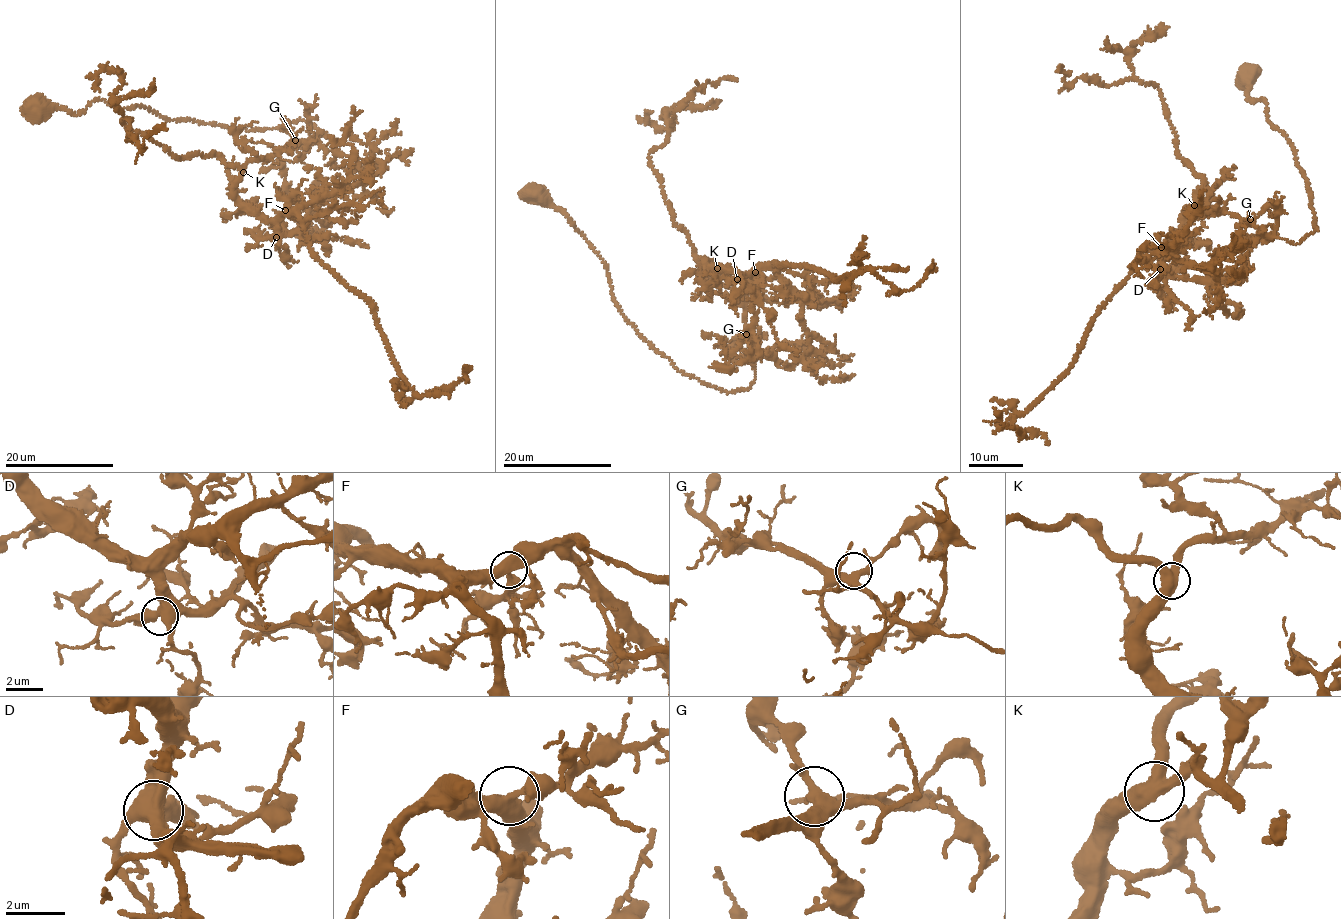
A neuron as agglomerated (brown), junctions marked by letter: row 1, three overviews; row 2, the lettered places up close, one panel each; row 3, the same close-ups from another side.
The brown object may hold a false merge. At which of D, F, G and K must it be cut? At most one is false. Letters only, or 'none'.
none

